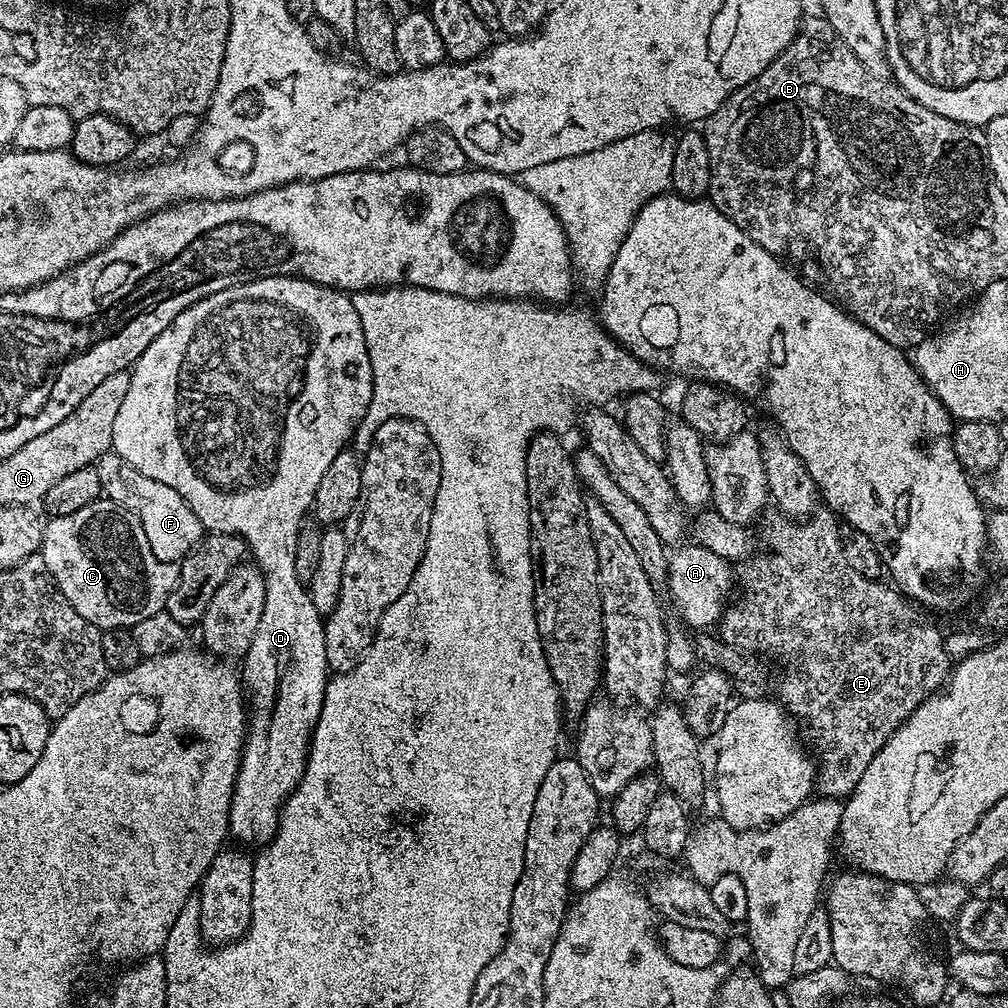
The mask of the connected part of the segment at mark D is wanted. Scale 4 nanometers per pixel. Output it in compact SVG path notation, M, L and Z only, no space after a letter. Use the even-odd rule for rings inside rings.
M260 276L245 284L235 284L210 298L194 302L146 350L140 355L130 369L130 390L126 390L126 399L118 409L118 418L114 418L114 438L112 448L116 455L123 458L134 470L154 478L154 482L166 482L173 490L178 490L182 498L194 510L198 522L209 533L225 532L240 536L248 543L250 556L264 571L266 582L266 610L262 610L262 622L258 622L258 634L250 650L242 658L242 683L246 689L246 707L248 710L248 734L244 737L244 753L240 756L240 769L232 795L228 830L231 839L241 840L244 844L263 846L276 837L276 827L280 824L280 810L304 776L308 765L308 749L312 743L312 732L322 714L324 691L330 679L330 669L326 662L326 638L324 637L324 620L310 598L307 587L298 579L298 570L294 570L294 554L300 541L300 525L313 511L316 502L318 482L322 474L330 467L330 462L338 458L340 452L349 447L356 435L356 428L362 422L366 410L372 401L374 374L370 366L370 354L362 330L358 310L352 305L349 293L338 288L327 288L315 284L301 276Z

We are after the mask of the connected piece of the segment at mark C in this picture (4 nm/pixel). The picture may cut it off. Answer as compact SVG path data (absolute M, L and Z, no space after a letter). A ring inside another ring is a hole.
M101 498L90 502L90 506L82 506L82 510L74 510L74 514L53 516L44 525L44 543L40 545L39 555L44 557L46 566L66 602L101 630L105 628L131 628L133 624L142 622L142 618L150 618L150 614L165 611L168 595L174 590L180 569L175 563L160 560L150 550L150 542L146 538L146 530L139 518L125 508L119 508L113 500Z

